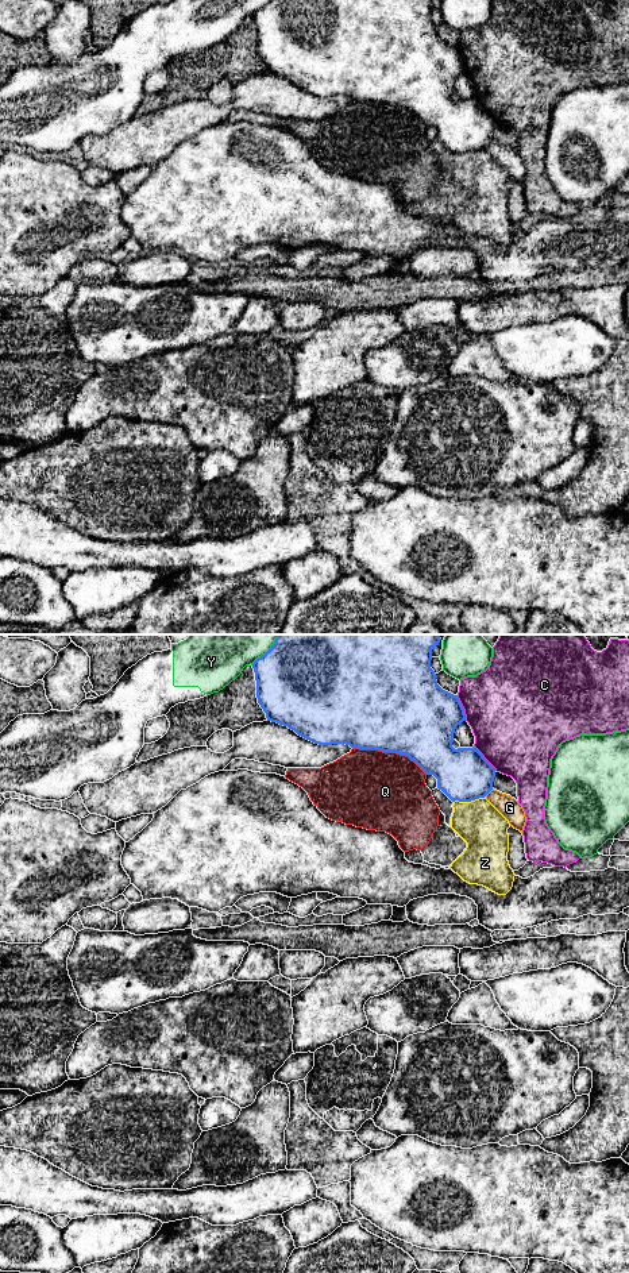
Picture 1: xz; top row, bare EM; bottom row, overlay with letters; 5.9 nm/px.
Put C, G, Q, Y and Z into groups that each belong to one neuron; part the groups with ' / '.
C / G / Q / Y / Z

